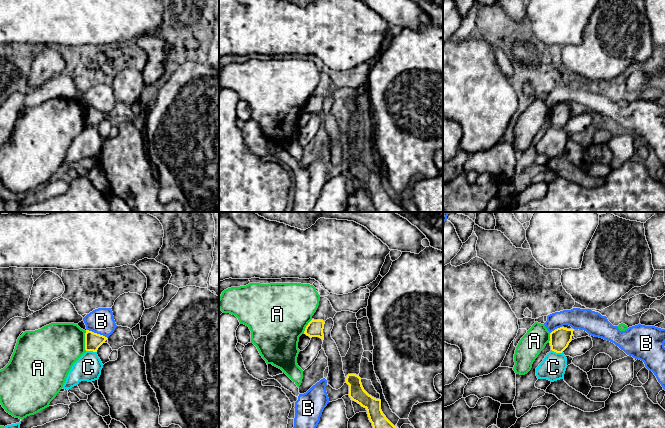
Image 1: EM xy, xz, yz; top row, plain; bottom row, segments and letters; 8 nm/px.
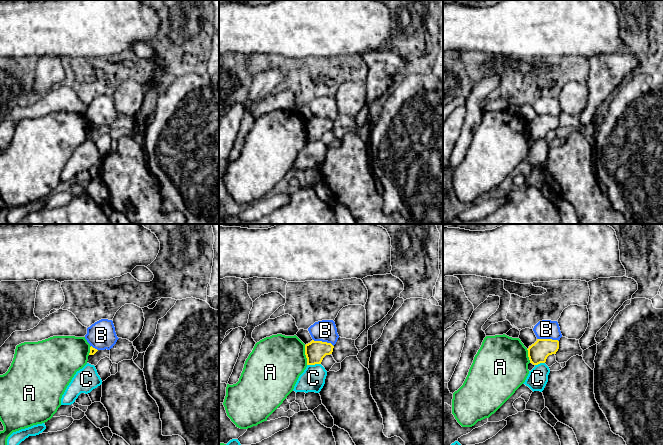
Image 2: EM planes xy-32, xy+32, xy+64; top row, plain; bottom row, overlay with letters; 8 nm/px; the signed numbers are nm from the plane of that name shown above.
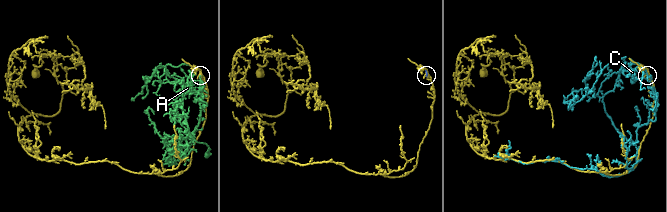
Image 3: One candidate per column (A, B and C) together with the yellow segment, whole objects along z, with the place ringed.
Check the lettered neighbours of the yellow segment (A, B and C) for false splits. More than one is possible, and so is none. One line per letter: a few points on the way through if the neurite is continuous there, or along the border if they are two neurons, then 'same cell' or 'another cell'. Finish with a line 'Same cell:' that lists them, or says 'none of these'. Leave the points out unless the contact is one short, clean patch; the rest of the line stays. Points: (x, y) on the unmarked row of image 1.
A: another cell
B: another cell
C: along yz (551, 125), (556, 128), (562, 128) | another cell
Same cell: none of these

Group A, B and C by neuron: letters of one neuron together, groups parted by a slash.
A / B / C

